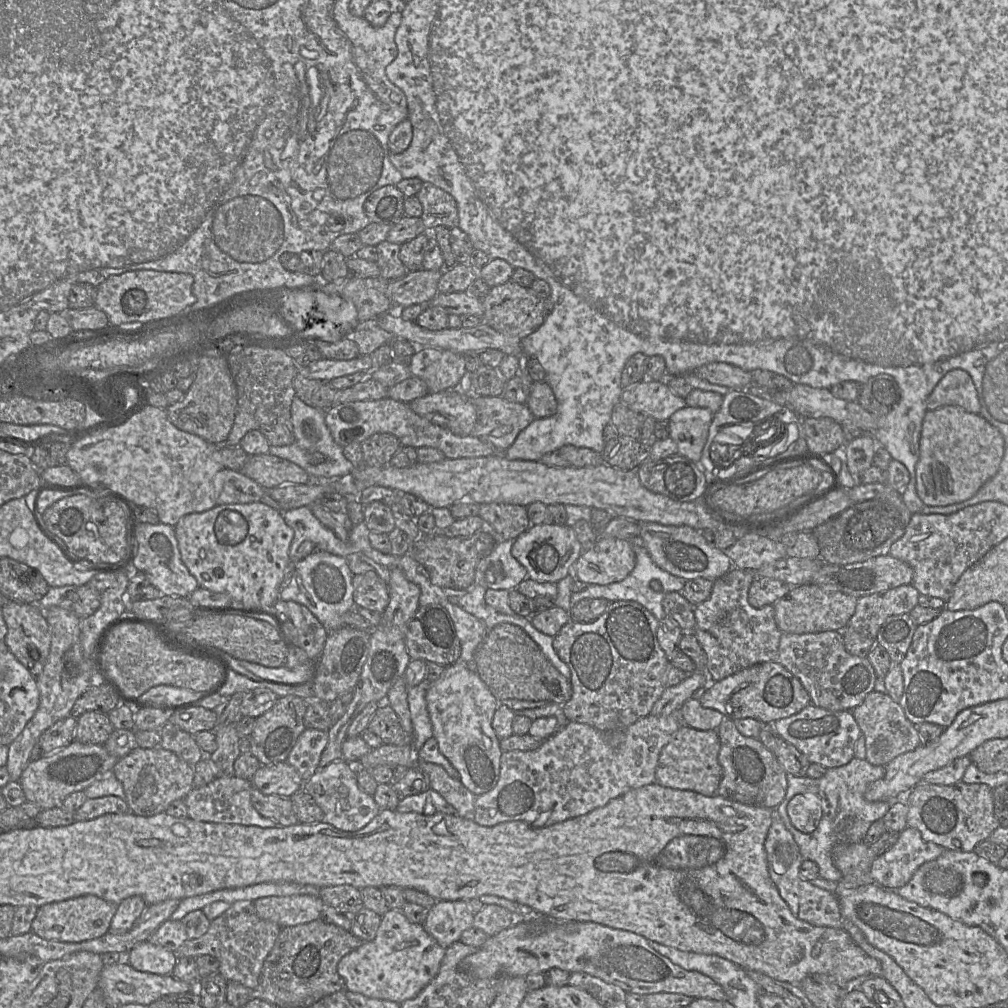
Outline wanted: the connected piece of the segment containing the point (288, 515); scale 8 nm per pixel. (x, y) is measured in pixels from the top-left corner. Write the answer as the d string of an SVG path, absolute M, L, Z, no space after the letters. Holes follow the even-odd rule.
M309 506L282 511L285 523L294 531L294 537L289 550L289 558L295 564L292 577L288 584L284 584L279 599L284 601L293 601L306 606L315 617L322 623L328 631L338 630L343 627L342 615L350 611L354 606L353 600L353 574L349 569L346 557L352 553L361 552L368 558L385 567L400 568L405 577L420 587L419 606L425 606L433 603L441 603L447 600L454 600L466 612L482 620L488 630L491 630L499 623L510 623L521 627L538 644L544 655L550 660L552 665L566 679L570 678L570 670L567 665L559 658L553 648L553 637L538 631L531 623L530 618L520 615L507 615L501 613L485 601L486 588L480 585L472 585L465 591L452 589L443 589L430 582L426 569L414 560L410 554L402 557L396 557L391 554L383 554L373 548L369 542L369 529L364 521L353 526L347 541L338 539L331 531L327 530L319 520L313 515ZM311 541L314 549L311 554L303 559L297 559L297 550L302 542Z

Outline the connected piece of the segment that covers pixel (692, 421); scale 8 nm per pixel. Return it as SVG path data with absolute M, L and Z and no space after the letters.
M685 406L668 419L670 437L677 444L677 454L698 463L706 444L714 413L707 408Z

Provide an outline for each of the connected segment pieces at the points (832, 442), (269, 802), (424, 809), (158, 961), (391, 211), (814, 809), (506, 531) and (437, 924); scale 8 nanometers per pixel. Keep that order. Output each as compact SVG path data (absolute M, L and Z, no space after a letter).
M803 418L803 429L810 452L833 453L846 445L842 426L833 419Z
M253 787L251 802L263 817L274 820L279 826L285 827L299 823L289 798L279 795L265 795Z
M431 788L420 794L402 798L395 810L401 813L415 812L425 816L436 813L457 815L455 808Z
M150 940L140 942L124 956L134 969L159 975L171 974L177 959L177 953Z
M386 185L366 199L364 211L371 222L395 224L405 215L404 199L395 185Z
M812 793L797 794L788 803L787 811L798 830L811 833L822 817L821 799Z
M480 504L478 516L498 540L515 540L531 526L526 507L521 505Z
M465 900L437 901L428 911L425 930L444 949L460 941L462 933L473 927L474 915Z

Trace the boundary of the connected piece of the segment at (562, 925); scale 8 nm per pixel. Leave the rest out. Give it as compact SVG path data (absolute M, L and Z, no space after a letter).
M516 921L509 928L489 936L476 952L463 959L460 968L478 978L498 975L526 977L531 973L560 968L570 973L585 972L632 994L663 992L684 994L694 999L727 999L723 988L713 979L674 964L657 952L645 937L595 922Z

